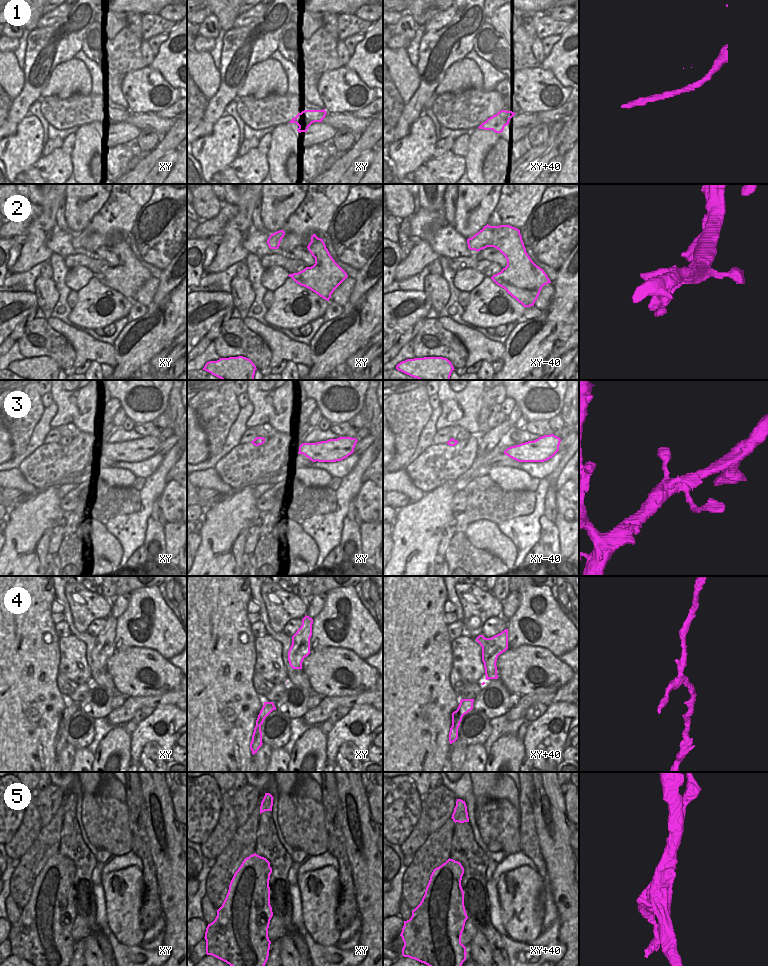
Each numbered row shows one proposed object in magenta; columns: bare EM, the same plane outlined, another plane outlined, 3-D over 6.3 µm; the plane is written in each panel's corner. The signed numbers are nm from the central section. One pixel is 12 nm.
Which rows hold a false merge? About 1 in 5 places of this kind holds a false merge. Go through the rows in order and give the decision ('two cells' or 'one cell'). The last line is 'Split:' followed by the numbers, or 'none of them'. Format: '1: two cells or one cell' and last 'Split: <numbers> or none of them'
1: two cells
2: one cell
3: one cell
4: one cell
5: two cells
Split: 1, 5

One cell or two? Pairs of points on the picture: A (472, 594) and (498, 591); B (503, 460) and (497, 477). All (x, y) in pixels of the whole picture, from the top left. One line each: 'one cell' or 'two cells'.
A: two cells
B: two cells

